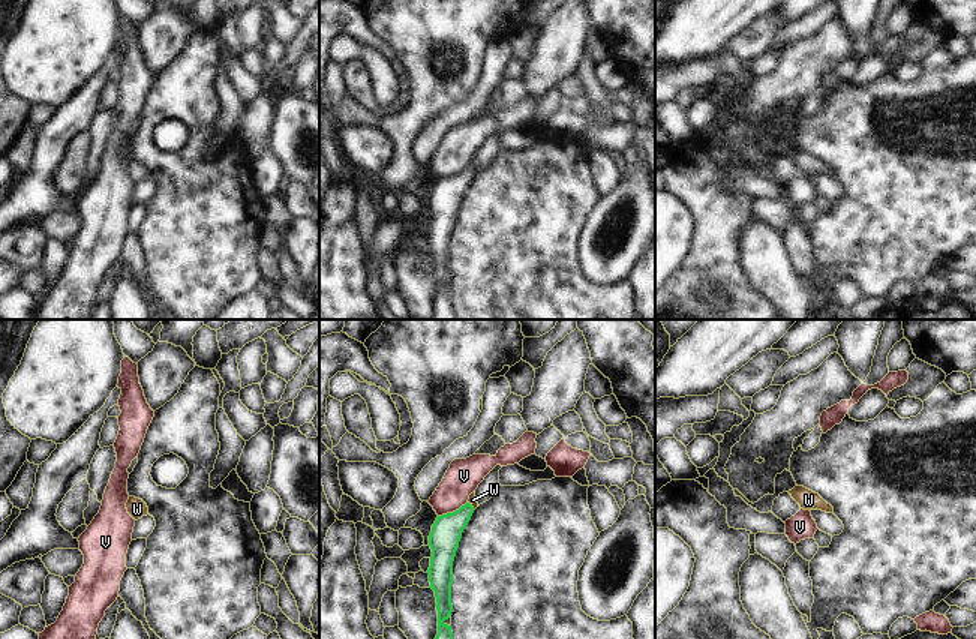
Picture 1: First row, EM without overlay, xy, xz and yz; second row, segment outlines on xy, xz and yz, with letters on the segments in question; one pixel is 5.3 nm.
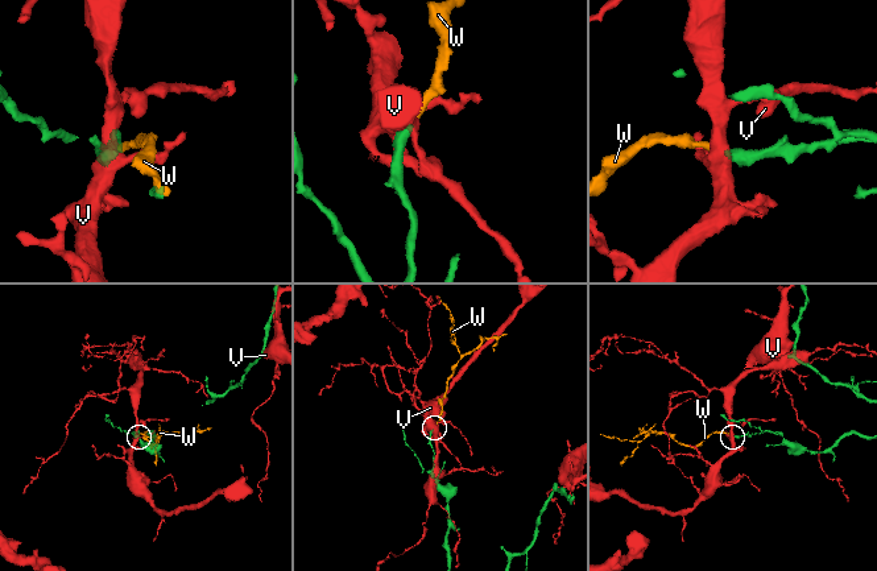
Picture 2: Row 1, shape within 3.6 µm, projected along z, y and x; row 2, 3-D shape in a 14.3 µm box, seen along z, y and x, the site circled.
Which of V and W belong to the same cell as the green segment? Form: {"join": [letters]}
{"join": ["W"]}

